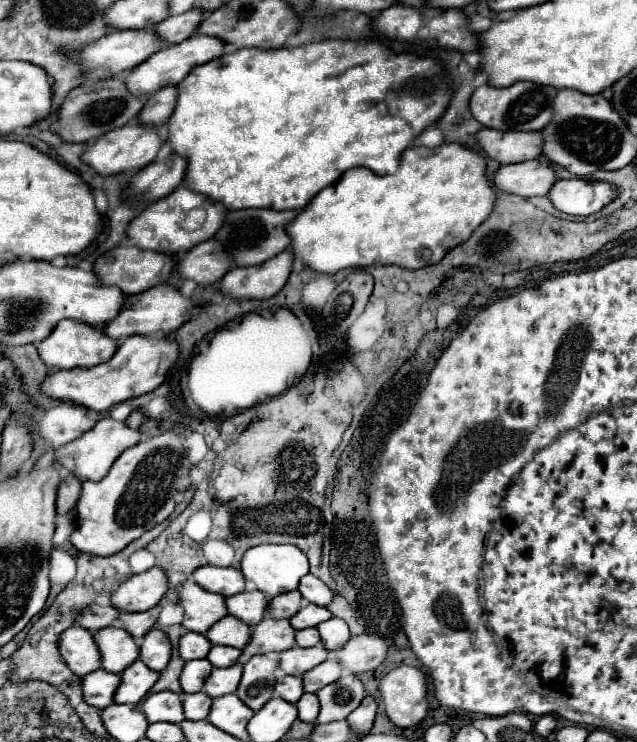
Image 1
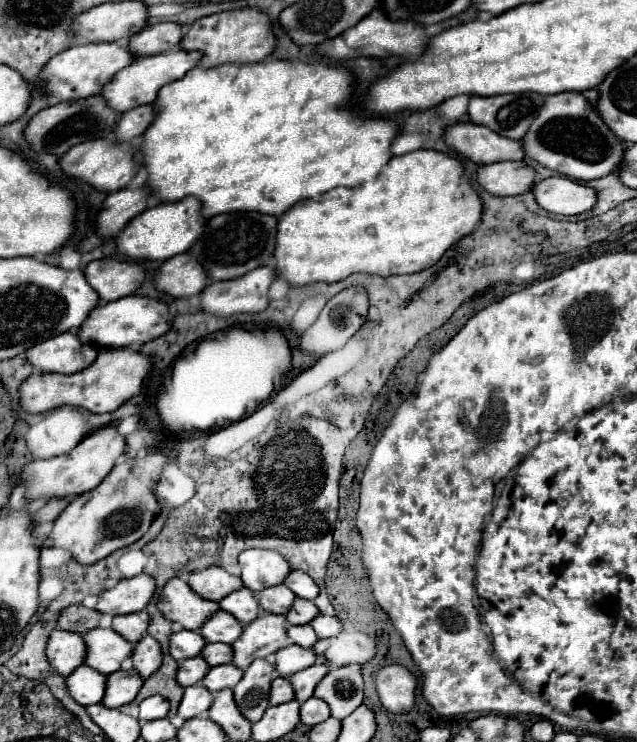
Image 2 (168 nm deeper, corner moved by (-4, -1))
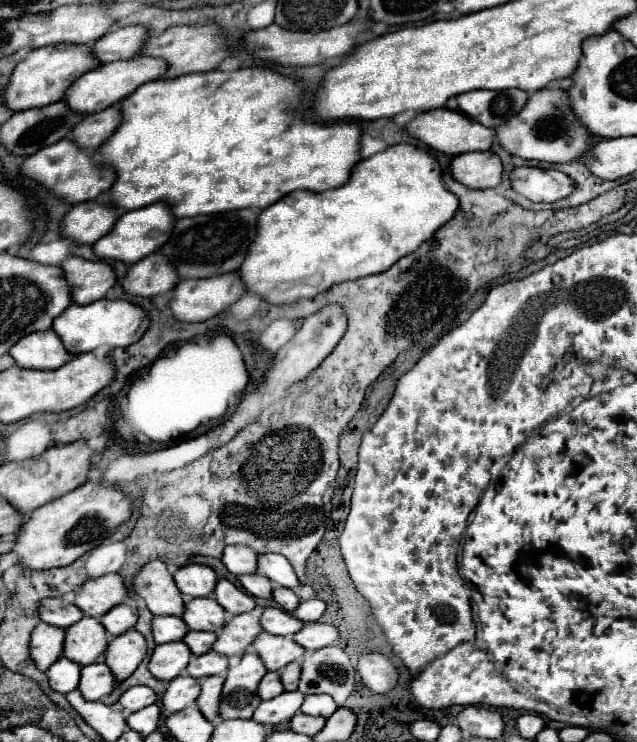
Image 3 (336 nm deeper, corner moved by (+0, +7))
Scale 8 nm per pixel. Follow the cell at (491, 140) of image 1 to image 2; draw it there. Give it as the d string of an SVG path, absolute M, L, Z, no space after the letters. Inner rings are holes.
M458 121L444 131L444 143L472 159L478 165L498 163L498 161L522 161L524 151L520 141L506 139L484 125L474 125L470 121Z

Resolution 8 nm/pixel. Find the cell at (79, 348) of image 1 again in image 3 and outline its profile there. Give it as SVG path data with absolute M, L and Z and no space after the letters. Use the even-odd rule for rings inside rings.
M54 329L30 333L10 349L16 365L30 369L58 369L68 363L74 355L68 353L62 345L62 339Z

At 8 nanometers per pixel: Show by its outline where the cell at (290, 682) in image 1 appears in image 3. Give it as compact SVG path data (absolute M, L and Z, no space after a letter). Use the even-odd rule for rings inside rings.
M268 671L266 677L262 677L262 681L260 681L258 695L262 699L274 699L280 693L284 693L284 687L282 687L282 681L280 681L280 673L278 671Z

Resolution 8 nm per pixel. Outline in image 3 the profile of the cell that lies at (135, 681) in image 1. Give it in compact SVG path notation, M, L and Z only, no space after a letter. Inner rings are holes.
M94 663L94 665L82 667L82 677L80 677L78 689L88 701L96 701L96 699L110 695L118 685L120 685L120 681L112 675L108 665Z

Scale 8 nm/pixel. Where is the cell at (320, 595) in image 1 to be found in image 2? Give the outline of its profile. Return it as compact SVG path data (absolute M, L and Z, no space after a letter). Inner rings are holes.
M302 571L288 573L284 585L290 587L290 591L296 597L302 597L302 599L314 599L318 595L318 585L306 573L302 573Z

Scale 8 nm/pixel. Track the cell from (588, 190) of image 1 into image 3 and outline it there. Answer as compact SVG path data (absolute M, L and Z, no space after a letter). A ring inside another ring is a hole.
M516 167L510 175L512 187L530 201L554 203L558 199L570 197L576 191L574 181L556 169L538 167Z

